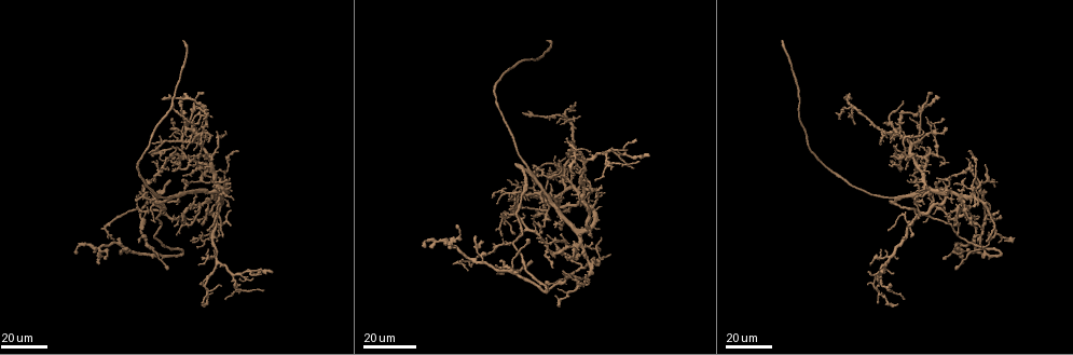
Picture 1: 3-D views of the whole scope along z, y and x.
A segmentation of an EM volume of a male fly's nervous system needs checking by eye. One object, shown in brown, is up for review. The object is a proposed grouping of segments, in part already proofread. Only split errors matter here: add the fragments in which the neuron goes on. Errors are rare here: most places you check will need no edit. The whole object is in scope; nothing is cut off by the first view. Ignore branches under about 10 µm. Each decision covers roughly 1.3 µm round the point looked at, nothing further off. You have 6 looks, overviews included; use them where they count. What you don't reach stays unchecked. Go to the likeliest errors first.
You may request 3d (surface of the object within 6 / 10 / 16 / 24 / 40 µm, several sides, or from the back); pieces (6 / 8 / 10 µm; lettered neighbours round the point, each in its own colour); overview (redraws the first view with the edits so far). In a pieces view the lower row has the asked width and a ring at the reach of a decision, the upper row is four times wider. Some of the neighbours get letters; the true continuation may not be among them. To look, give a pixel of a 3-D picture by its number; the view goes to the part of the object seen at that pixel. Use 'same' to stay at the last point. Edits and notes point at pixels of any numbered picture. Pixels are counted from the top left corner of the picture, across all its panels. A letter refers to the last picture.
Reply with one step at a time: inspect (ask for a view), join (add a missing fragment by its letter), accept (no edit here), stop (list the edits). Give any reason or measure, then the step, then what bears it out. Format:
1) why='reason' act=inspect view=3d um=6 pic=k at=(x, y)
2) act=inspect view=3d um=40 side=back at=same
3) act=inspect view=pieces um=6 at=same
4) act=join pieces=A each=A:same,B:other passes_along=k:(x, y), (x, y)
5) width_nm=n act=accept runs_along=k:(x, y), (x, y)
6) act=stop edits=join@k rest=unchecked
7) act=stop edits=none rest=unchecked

why='end of a long branch' act=inspect view=3d um=40 pic=1 at=(782, 42)

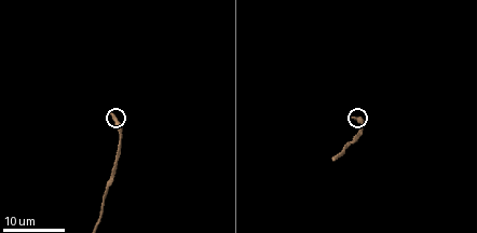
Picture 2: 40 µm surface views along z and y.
act=inspect view=pieces um=10 pic=2 at=(350, 119)

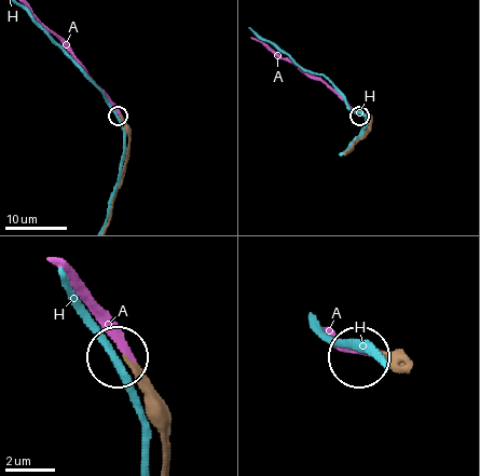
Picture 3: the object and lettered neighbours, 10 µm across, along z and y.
act=join pieces=A each=A:same,H:other found='it goes on there'

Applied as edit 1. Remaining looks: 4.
act=inspect view=overview

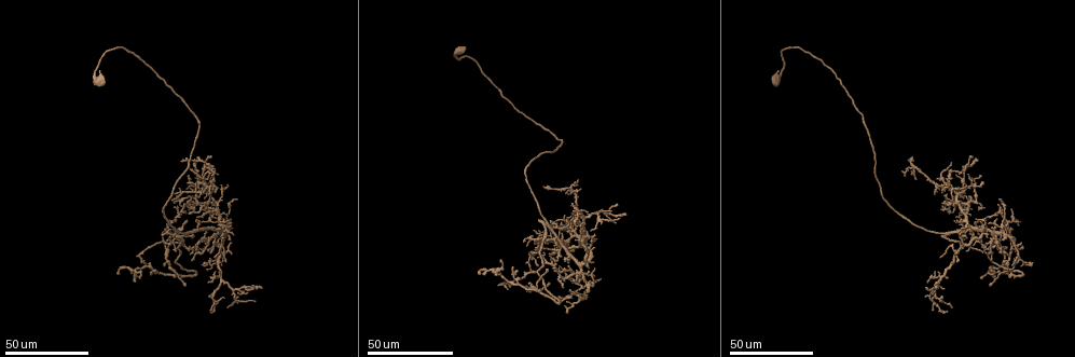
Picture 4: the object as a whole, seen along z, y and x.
why='free end' act=inspect view=3d um=40 pic=4 at=(221, 264)

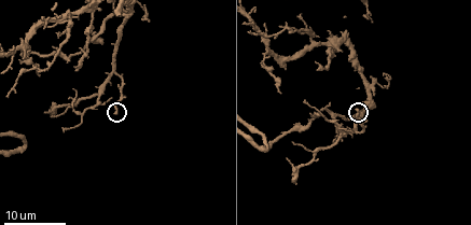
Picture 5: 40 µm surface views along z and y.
why='see the neighbours' act=inspect view=pieces um=10 pic=5 at=(115, 114)

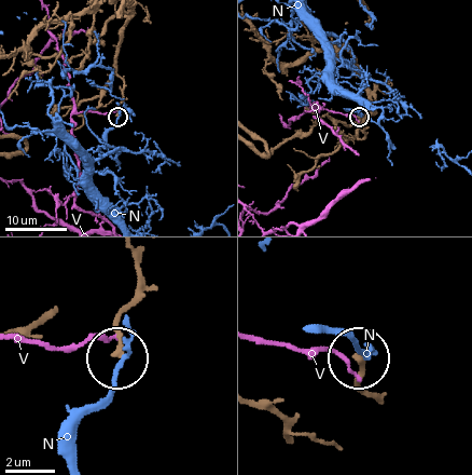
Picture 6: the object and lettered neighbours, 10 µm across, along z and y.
act=accept each=N:other,V:other found='none of them fits'

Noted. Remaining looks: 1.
act=stop edits=join@3 rest=unchecked

